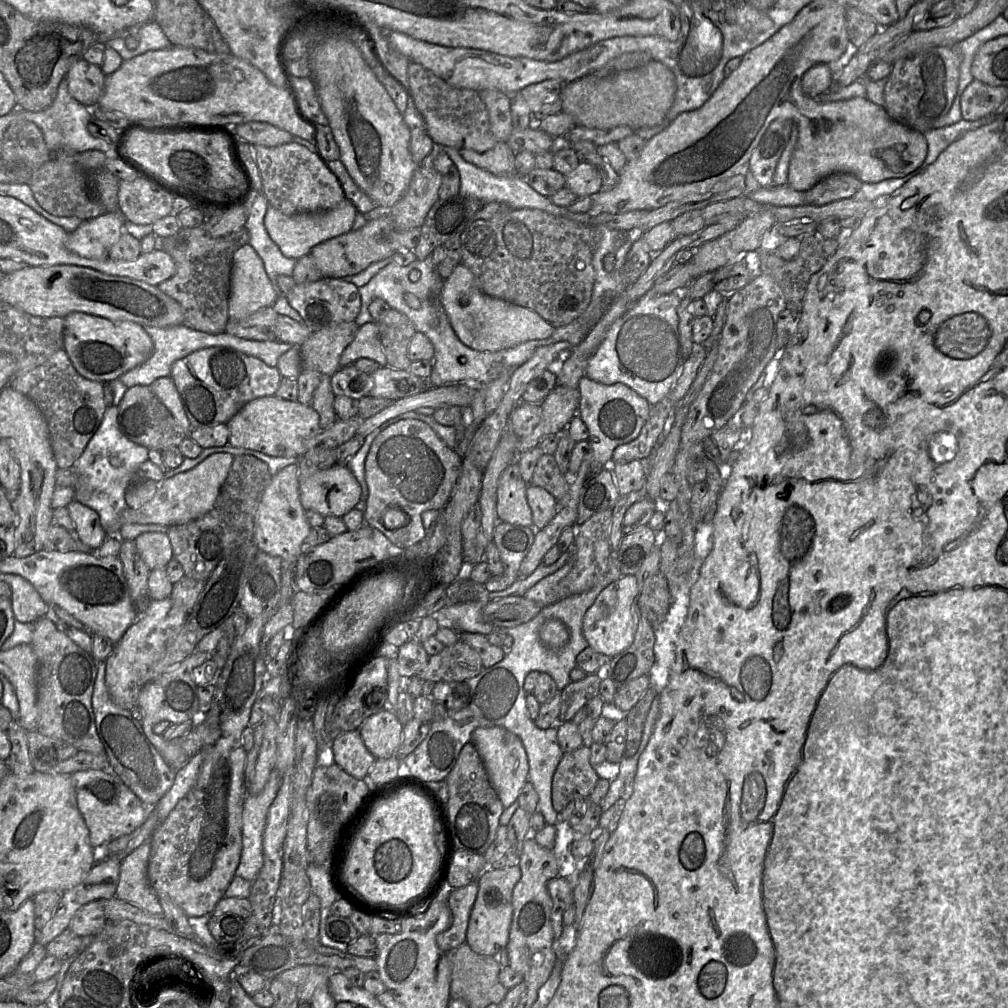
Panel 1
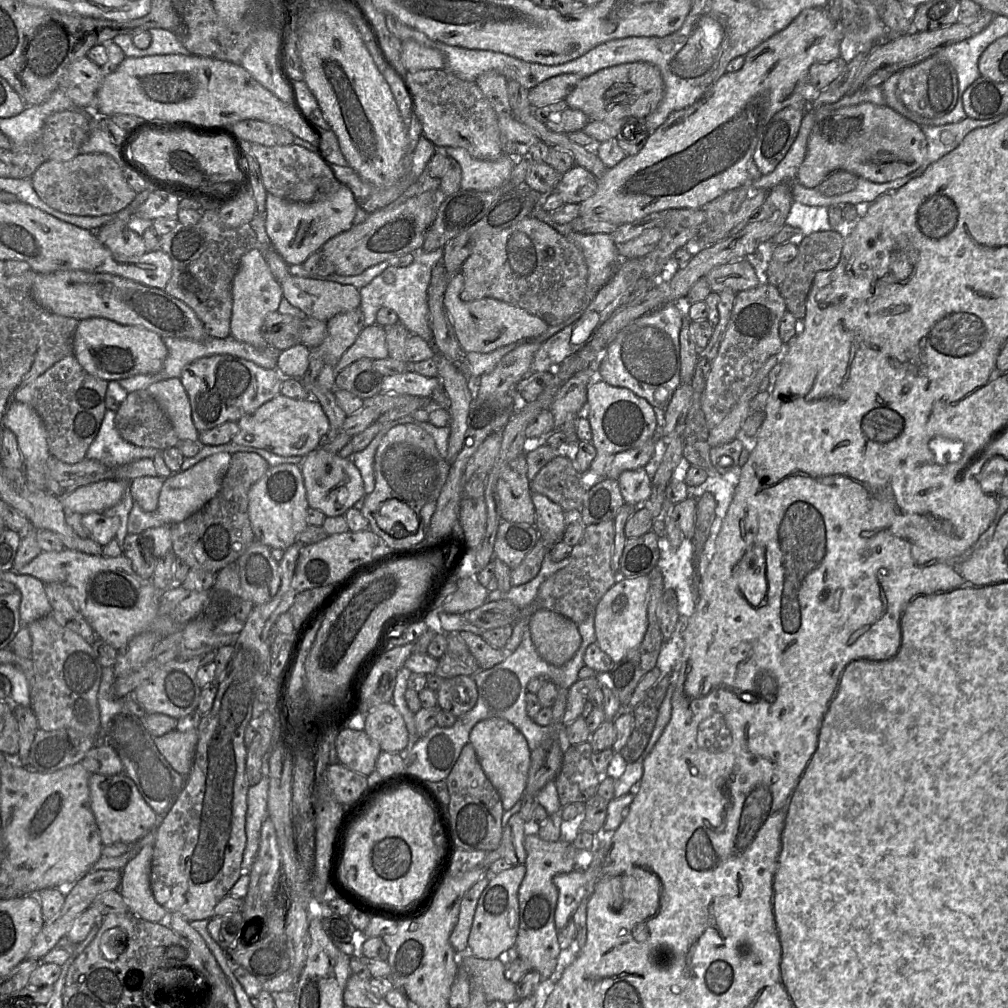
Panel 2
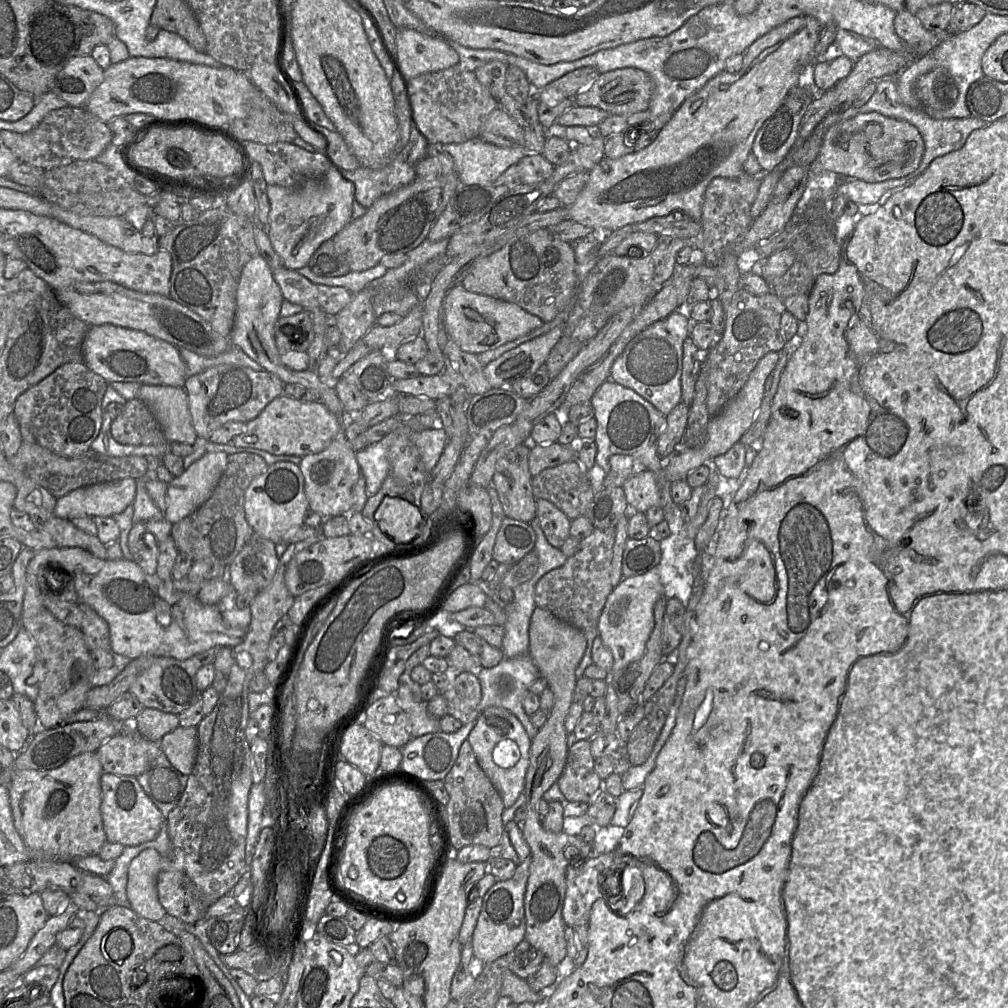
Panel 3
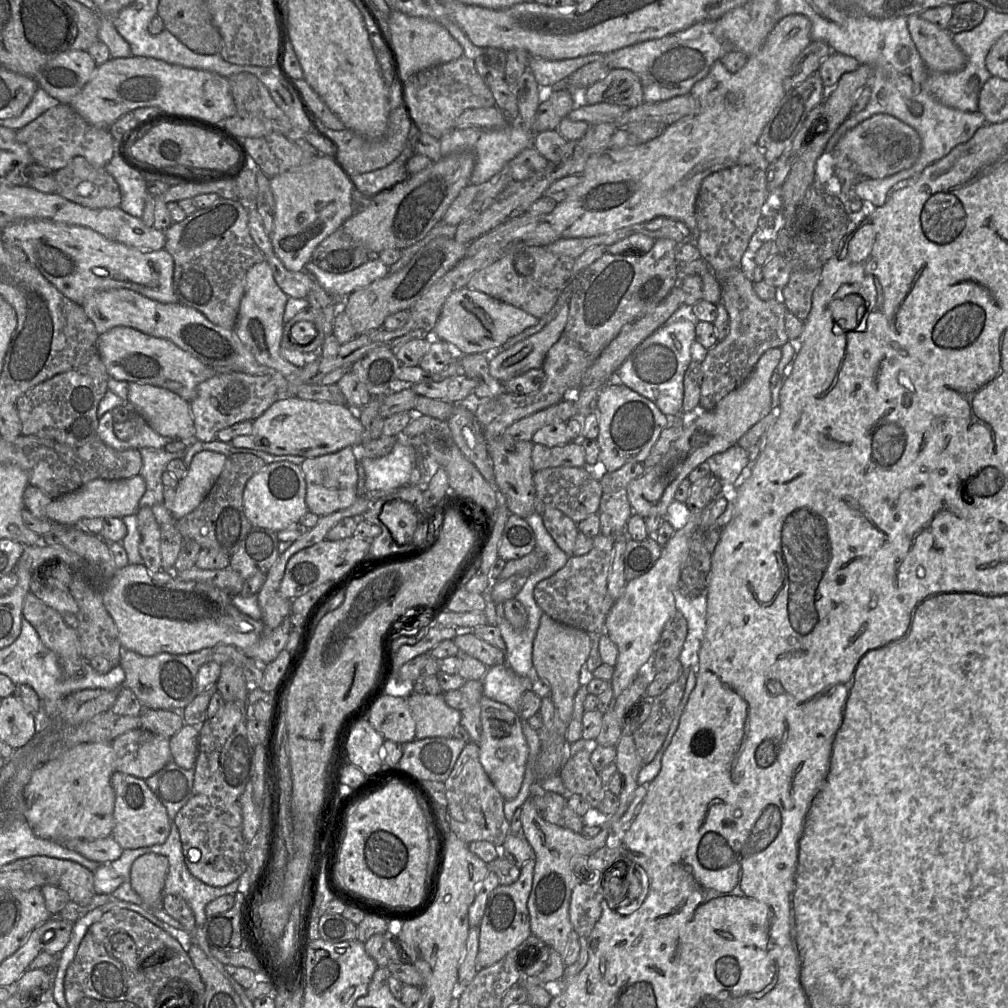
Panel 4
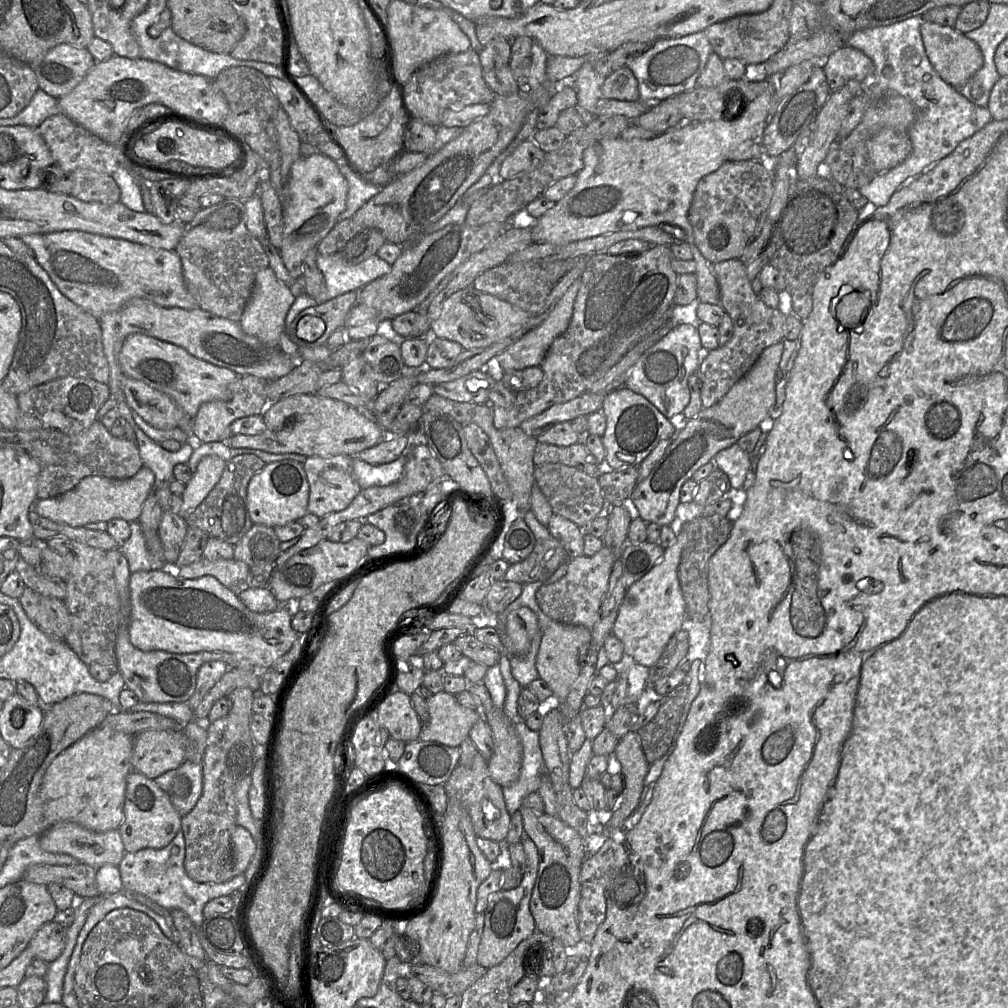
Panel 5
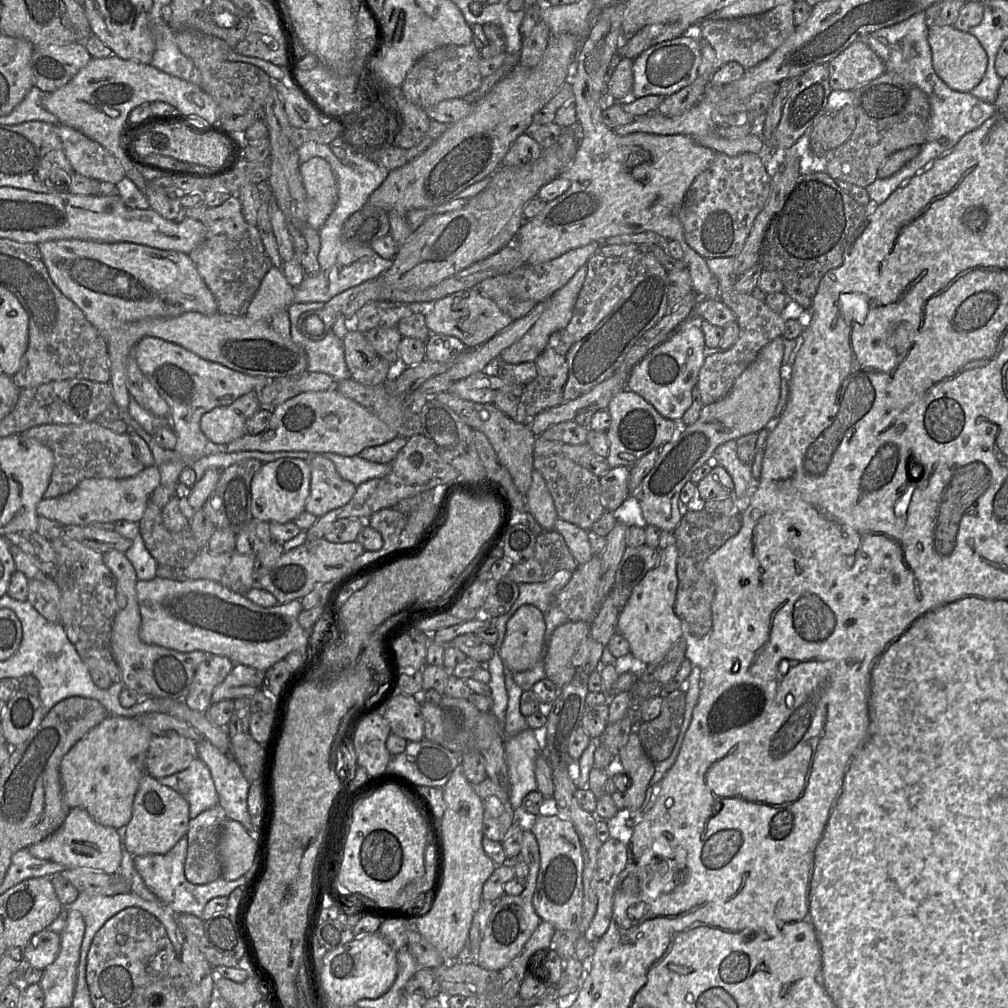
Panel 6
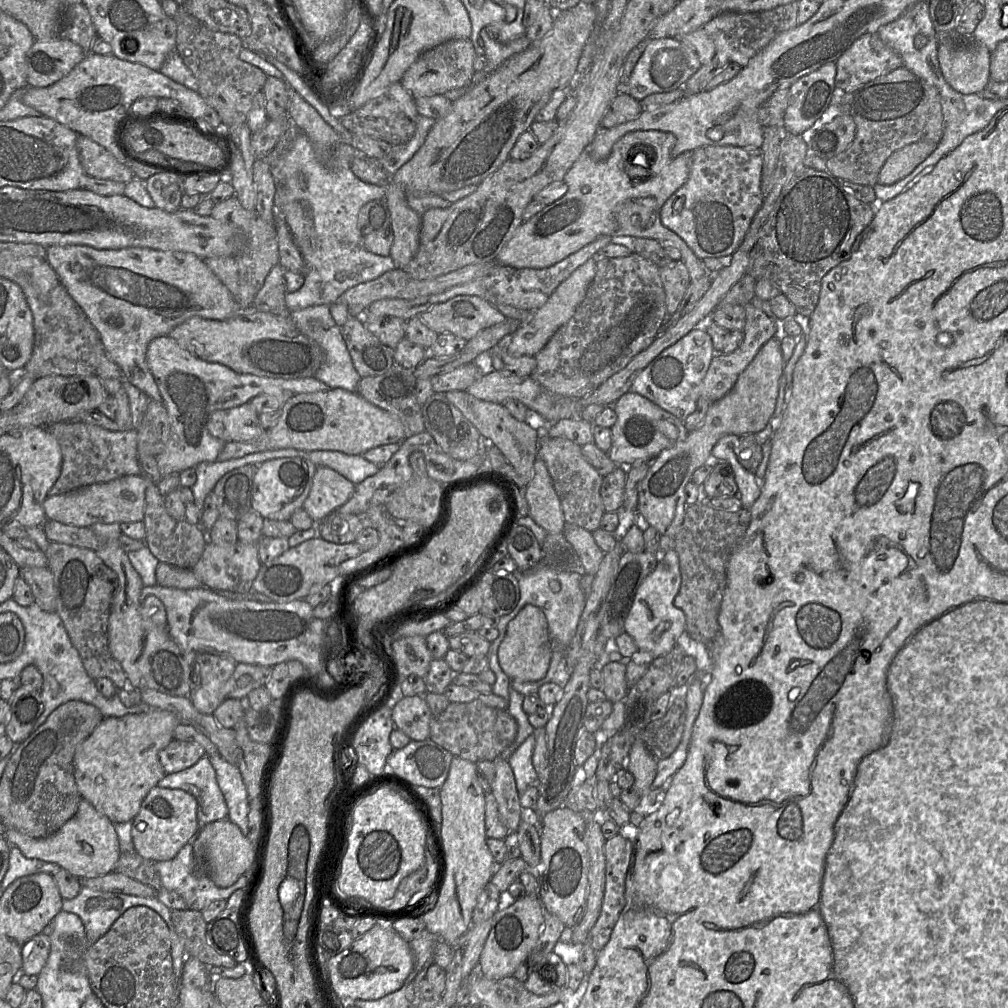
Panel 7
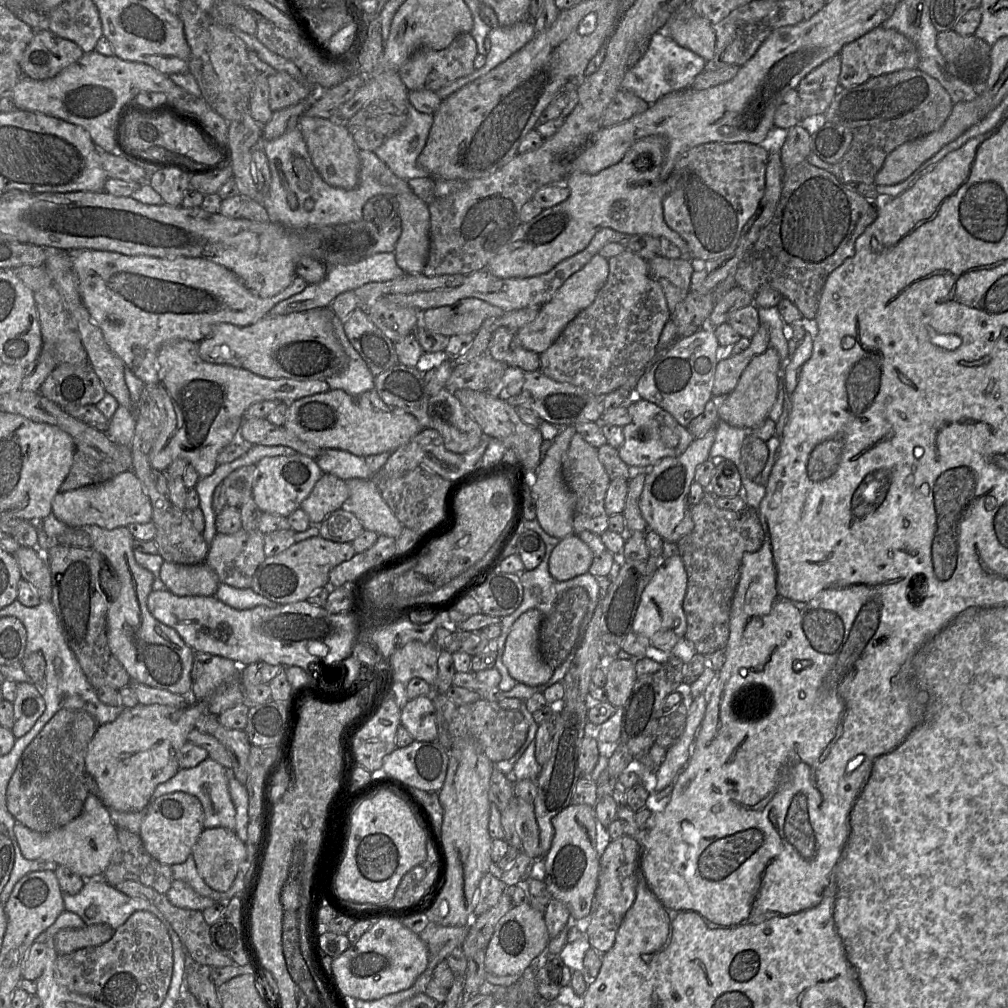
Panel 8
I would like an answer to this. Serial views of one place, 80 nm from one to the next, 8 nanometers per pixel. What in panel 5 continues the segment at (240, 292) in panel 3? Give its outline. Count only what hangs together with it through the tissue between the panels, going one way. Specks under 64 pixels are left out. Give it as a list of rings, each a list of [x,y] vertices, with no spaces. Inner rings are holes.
[[[266,267],[257,272],[251,297],[247,302],[239,324],[242,330],[248,334],[257,337],[264,345],[269,348],[279,348],[279,338],[285,331],[285,316],[295,300],[291,289],[281,280],[279,280],[270,267]]]

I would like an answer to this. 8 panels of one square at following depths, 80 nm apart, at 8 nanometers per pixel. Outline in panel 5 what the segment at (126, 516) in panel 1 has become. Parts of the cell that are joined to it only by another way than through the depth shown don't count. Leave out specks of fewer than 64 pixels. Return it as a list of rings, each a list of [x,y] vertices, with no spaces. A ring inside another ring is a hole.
[[[218,456],[203,457],[192,478],[185,484],[185,491],[181,495],[182,506],[180,515],[184,518],[191,514],[208,496],[219,482],[224,471],[226,461]]]

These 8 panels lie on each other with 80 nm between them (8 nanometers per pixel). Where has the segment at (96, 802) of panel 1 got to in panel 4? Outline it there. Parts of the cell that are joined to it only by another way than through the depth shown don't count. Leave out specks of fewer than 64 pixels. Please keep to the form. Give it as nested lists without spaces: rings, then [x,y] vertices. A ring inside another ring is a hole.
[[[114,772],[110,781],[115,793],[115,823],[111,836],[123,850],[163,844],[170,834],[171,821],[165,806],[148,787],[145,780],[129,774]]]

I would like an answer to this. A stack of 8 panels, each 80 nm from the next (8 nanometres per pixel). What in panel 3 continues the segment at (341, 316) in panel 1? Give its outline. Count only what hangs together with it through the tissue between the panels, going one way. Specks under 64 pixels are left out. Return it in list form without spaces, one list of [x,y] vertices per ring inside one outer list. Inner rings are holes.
[[[282,266],[272,270],[282,296],[306,311],[321,309],[328,316],[336,315],[351,301],[353,294],[343,287],[315,284],[296,270]]]

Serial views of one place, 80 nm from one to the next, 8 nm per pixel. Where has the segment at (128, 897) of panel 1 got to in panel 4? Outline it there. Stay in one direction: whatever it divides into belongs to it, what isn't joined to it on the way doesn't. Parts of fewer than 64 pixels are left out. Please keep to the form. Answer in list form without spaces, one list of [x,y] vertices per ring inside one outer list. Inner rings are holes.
[[[148,853],[138,857],[131,866],[130,882],[147,909],[163,908],[163,888],[169,863],[165,856]]]

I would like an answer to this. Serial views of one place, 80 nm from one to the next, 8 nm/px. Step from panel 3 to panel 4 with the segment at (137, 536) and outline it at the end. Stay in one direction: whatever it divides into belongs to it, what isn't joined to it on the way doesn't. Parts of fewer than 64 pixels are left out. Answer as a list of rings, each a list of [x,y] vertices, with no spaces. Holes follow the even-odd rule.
[[[151,507],[139,508],[136,516],[141,535],[139,552],[143,559],[143,565],[151,572],[158,572],[162,570],[160,526]]]

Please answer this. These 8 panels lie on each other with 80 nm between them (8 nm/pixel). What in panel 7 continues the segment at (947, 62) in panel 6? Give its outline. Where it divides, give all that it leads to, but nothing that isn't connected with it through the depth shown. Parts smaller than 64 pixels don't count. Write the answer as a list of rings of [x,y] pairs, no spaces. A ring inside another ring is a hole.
[[[967,39],[962,45],[938,45],[938,61],[946,82],[962,94],[979,93],[990,81],[991,52],[980,42]]]

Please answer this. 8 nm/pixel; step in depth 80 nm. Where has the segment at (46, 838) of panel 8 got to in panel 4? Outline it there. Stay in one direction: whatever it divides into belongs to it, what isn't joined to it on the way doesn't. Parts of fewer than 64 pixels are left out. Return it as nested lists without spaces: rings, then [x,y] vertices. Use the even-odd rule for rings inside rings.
[[[111,835],[97,840],[73,839],[61,845],[99,864],[112,863],[123,852],[120,844]]]

